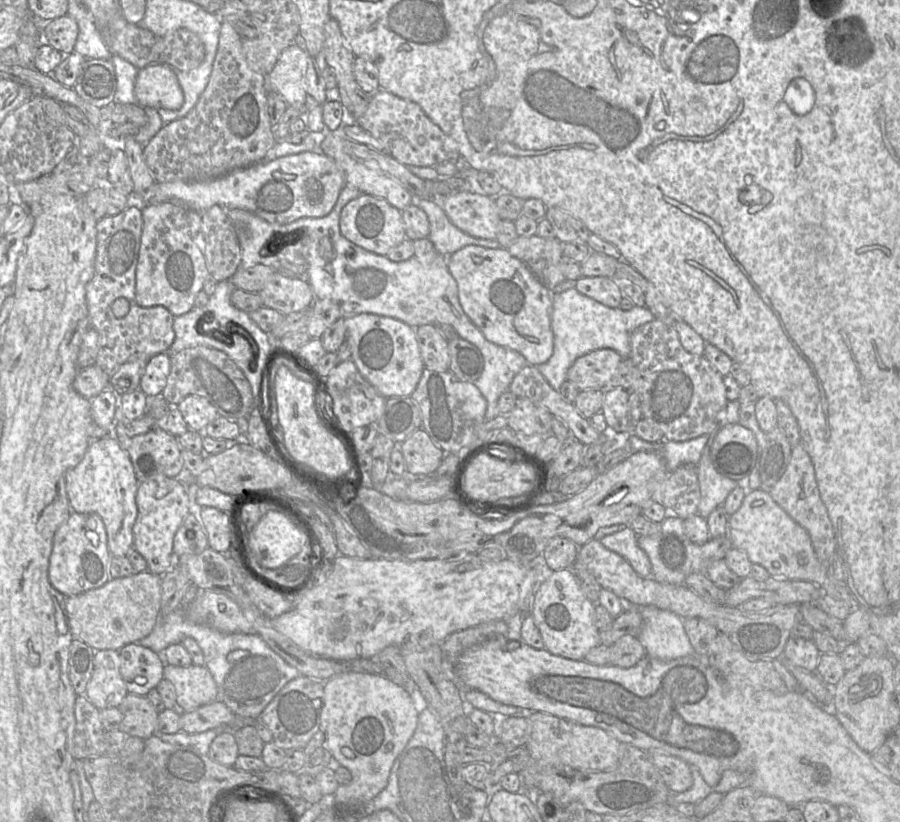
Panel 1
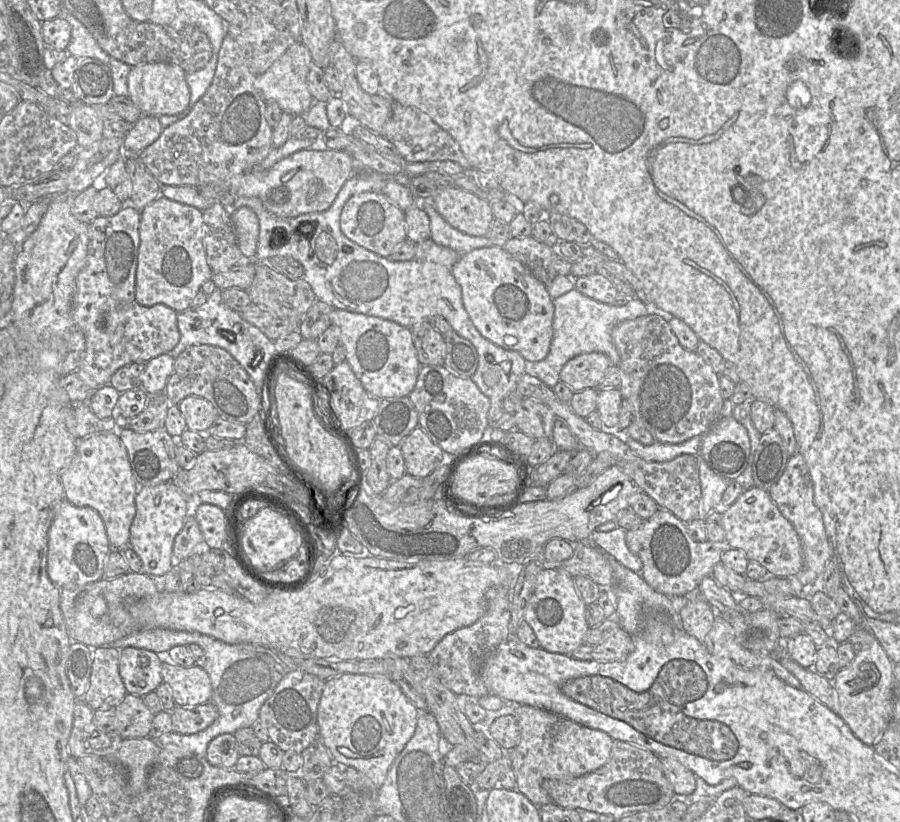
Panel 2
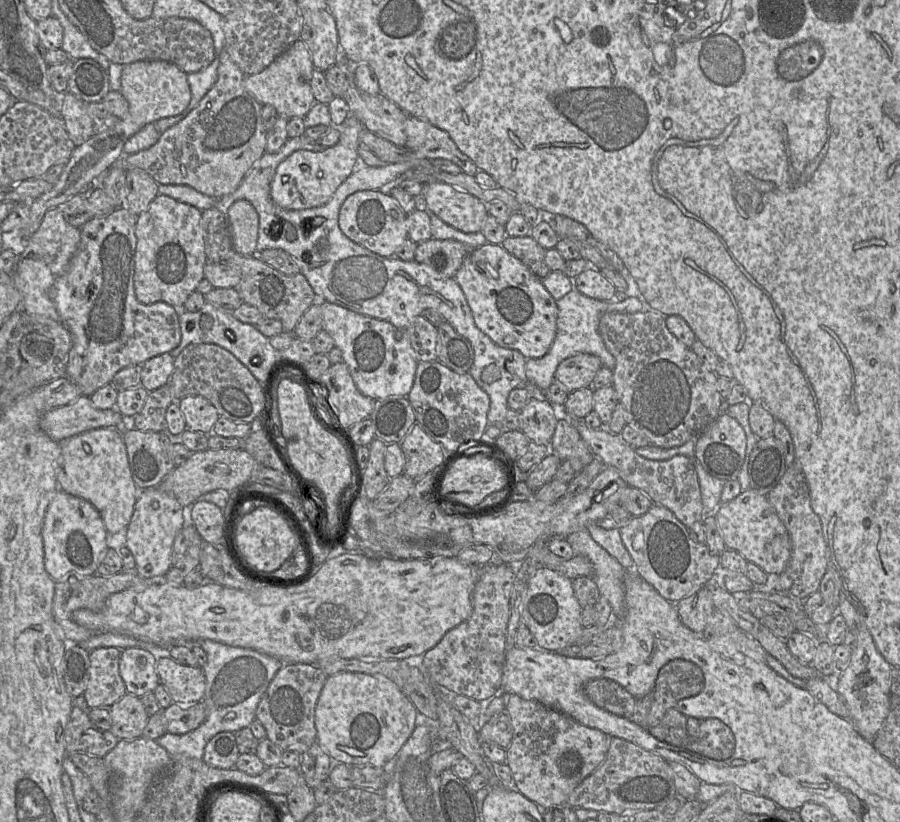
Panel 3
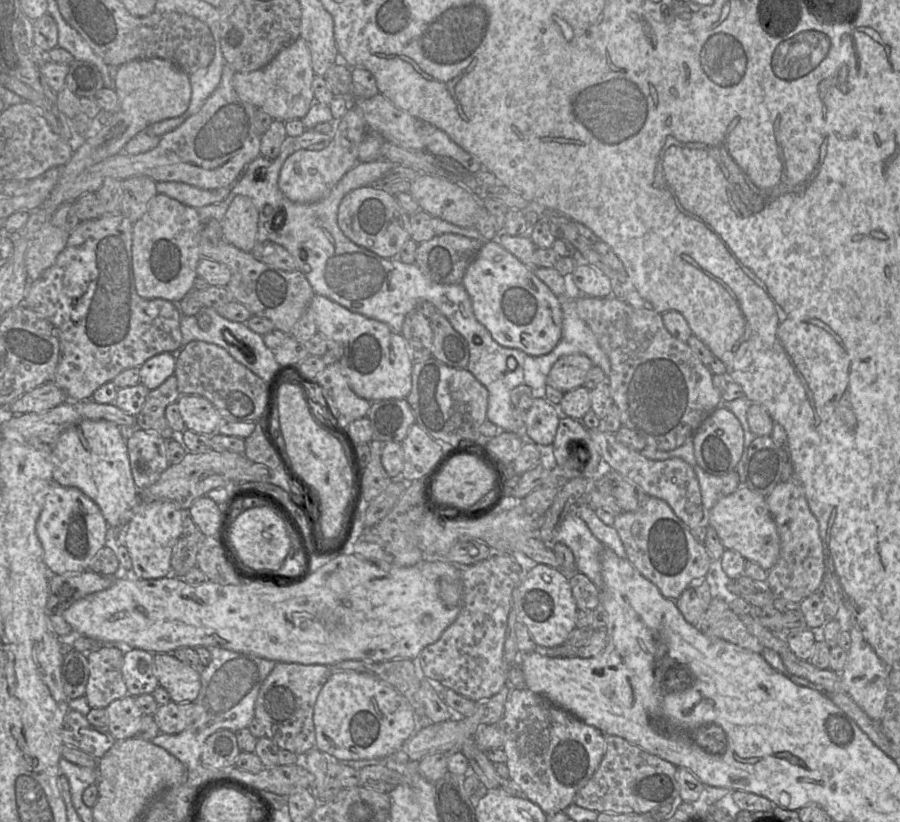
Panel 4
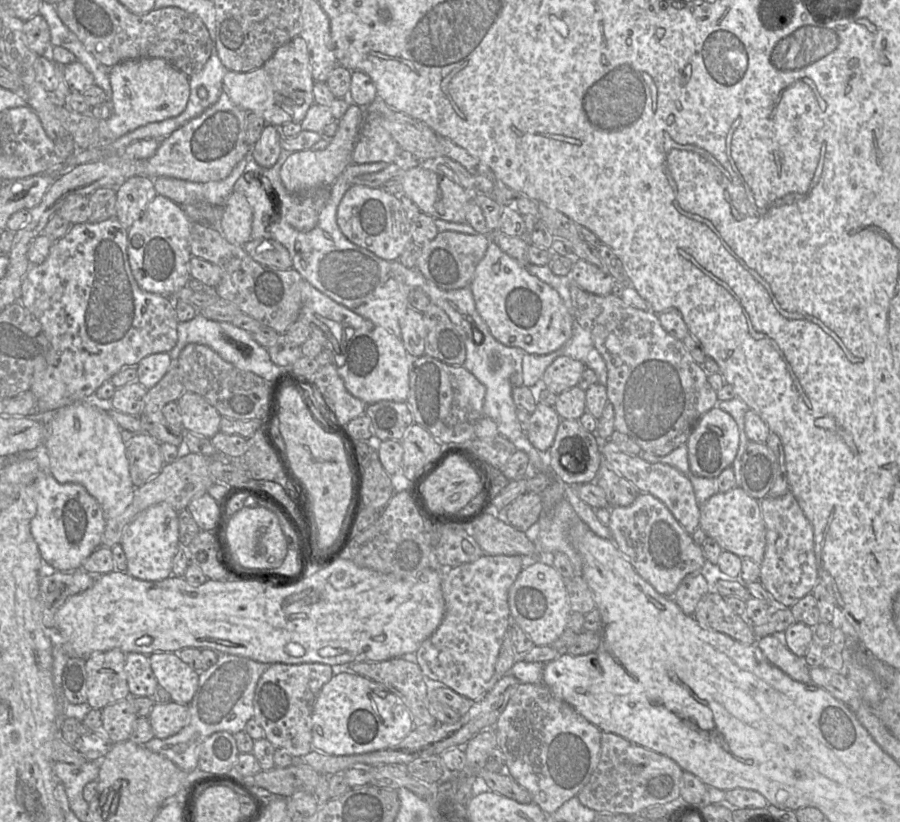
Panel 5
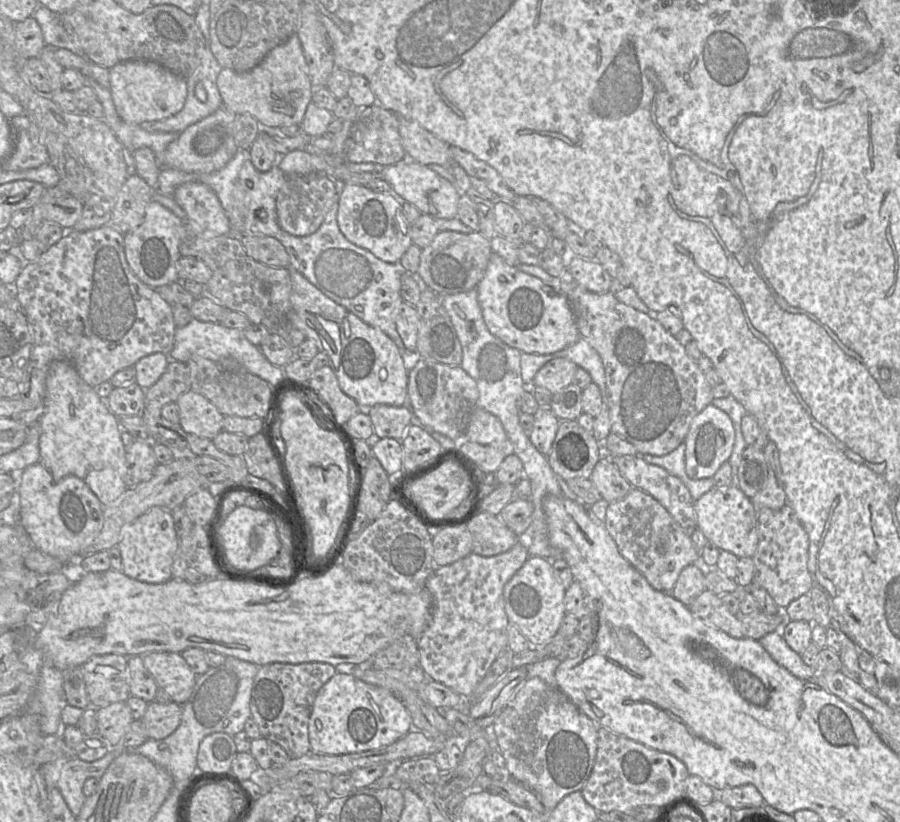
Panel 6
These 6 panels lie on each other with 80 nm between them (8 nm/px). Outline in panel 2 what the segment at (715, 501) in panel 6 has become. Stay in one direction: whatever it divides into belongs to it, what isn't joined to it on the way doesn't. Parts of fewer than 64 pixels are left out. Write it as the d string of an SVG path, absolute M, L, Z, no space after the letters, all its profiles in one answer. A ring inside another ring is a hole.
M755 486L745 490L731 506L722 509L722 515L727 545L742 550L749 561L758 562L780 578L795 576L801 570L803 556L799 536L768 491Z

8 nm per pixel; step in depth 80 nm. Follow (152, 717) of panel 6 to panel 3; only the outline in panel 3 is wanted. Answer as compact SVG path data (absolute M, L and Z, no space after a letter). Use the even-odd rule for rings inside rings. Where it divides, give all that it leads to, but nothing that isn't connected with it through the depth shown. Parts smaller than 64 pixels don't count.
M202 702L196 704L176 704L162 710L166 720L166 730L171 734L185 734L198 728L205 720Z

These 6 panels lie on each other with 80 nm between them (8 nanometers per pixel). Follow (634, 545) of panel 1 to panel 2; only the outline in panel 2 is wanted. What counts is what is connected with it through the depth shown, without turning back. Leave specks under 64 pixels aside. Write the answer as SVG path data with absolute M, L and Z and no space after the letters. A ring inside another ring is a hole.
M621 527L610 532L595 530L590 536L590 541L602 551L613 556L623 566L641 576L642 561L628 549L626 534L627 530Z

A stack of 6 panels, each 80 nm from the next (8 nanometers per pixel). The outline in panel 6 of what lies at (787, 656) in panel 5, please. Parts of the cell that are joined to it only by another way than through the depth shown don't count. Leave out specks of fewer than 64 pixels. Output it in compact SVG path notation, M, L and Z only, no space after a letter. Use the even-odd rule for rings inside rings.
M780 631L768 633L758 641L778 665L795 677L810 679L817 674L814 668L803 662L801 655L788 646Z

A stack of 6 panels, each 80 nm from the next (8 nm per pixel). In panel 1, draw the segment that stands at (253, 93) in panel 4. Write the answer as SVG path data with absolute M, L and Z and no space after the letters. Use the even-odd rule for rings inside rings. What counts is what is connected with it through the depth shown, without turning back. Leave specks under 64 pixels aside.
M291 44L284 49L272 71L266 76L266 91L280 94L289 106L308 102L306 70L311 57L302 44Z

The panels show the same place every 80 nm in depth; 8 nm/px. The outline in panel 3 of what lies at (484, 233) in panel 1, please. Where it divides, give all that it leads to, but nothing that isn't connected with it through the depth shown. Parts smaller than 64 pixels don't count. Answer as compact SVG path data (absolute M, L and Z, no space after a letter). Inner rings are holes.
M440 181L424 184L422 196L417 199L419 206L464 233L481 232L488 216L481 200Z

